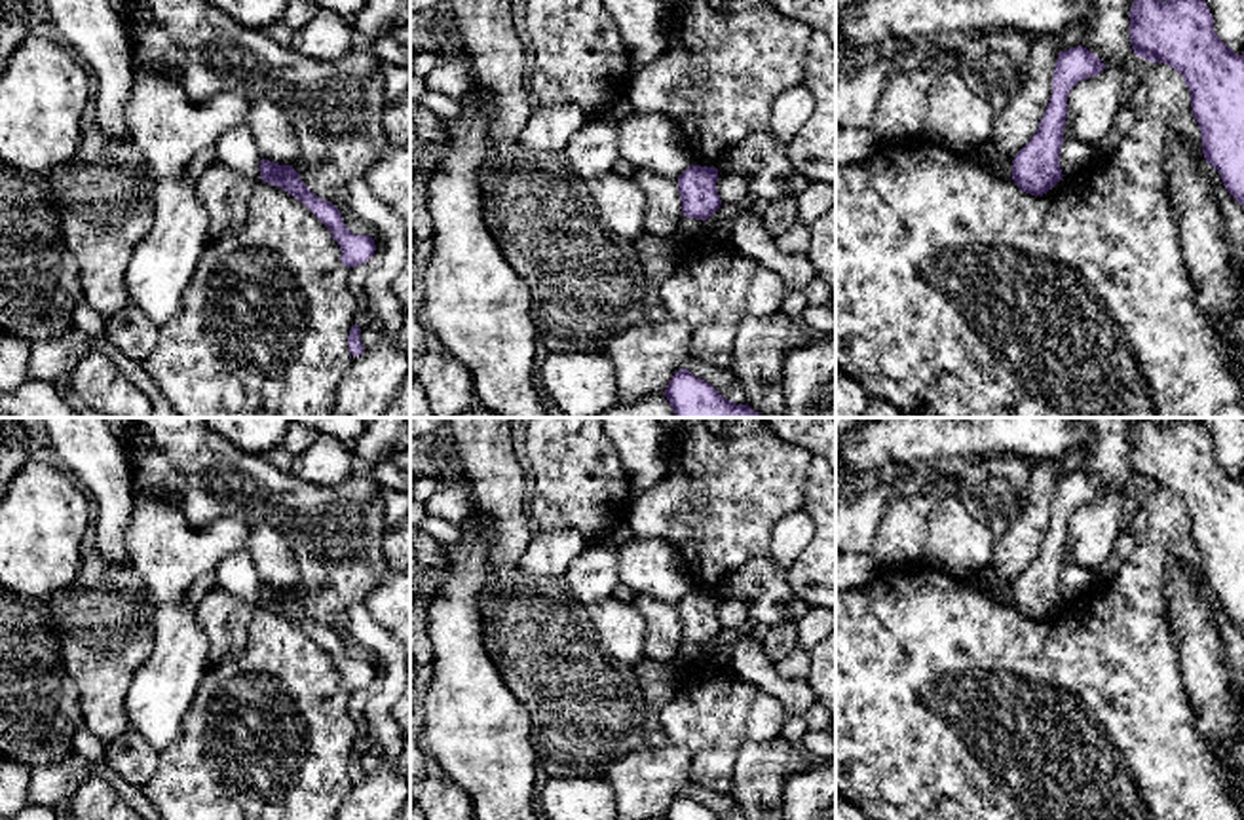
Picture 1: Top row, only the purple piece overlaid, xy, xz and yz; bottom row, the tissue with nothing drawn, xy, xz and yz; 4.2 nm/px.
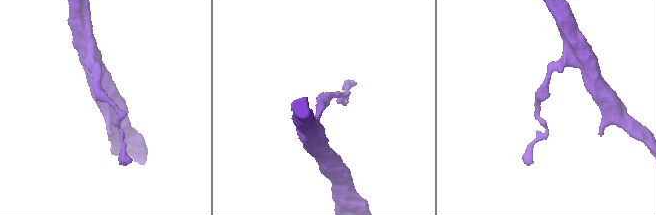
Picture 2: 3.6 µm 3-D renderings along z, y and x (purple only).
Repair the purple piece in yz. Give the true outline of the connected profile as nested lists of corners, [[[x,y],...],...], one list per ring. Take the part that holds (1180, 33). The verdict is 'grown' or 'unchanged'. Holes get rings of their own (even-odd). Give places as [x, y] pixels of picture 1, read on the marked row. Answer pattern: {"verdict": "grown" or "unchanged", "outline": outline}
{"verdict": "unchanged", "outline": [[[1134,0],[1130,44],[1138,59],[1164,63],[1183,76],[1200,129],[1202,154],[1219,173],[1227,192],[1244,205],[1244,55],[1235,53],[1216,34],[1208,4],[1204,0]]]}

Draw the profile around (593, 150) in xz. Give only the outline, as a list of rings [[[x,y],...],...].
[[[591,120],[568,142],[564,156],[585,182],[613,173],[619,156],[619,125],[612,120]]]

